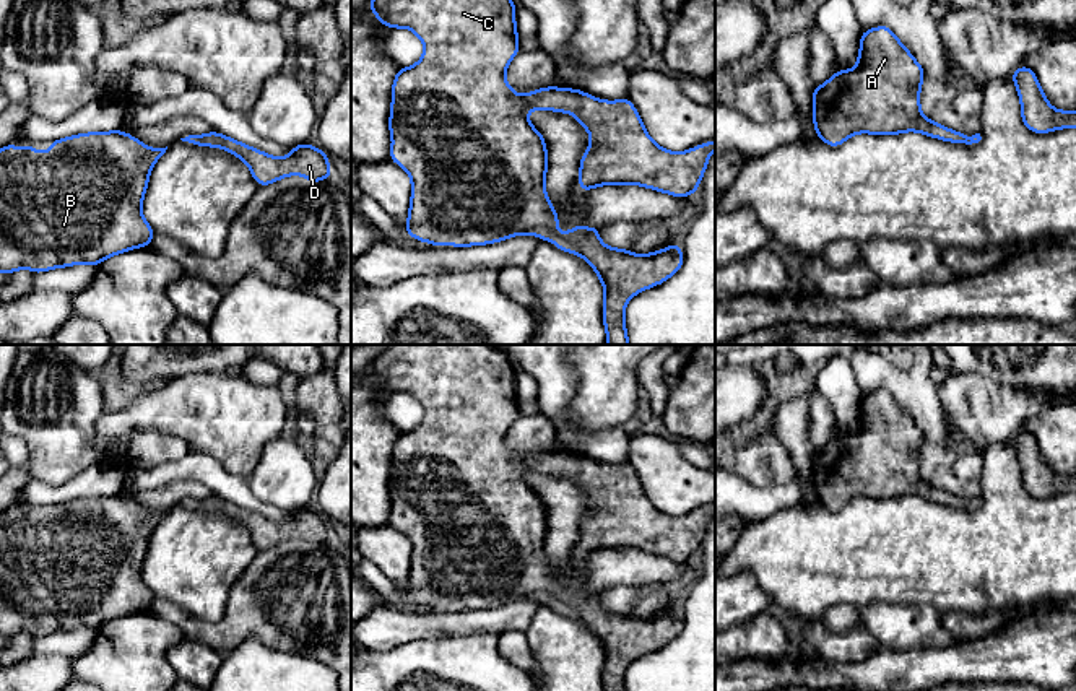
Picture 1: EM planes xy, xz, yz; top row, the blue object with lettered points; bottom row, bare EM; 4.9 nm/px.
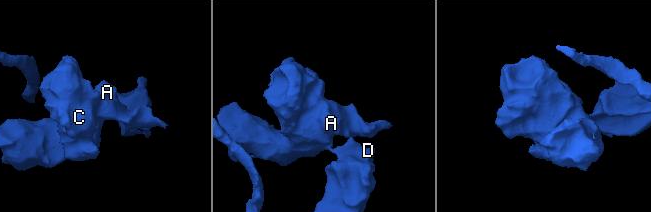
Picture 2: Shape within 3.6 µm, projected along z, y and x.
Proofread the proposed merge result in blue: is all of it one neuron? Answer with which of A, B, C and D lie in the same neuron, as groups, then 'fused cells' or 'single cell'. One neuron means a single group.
A B C D; single cell

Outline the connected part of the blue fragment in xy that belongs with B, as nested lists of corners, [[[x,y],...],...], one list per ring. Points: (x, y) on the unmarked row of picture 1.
[[[119,494],[91,496],[50,504],[50,517],[36,515],[33,509],[18,514],[15,507],[0,512],[0,636],[10,639],[28,632],[34,637],[52,632],[89,628],[151,610],[154,593],[141,576],[150,537],[166,512],[150,512],[138,502]]]

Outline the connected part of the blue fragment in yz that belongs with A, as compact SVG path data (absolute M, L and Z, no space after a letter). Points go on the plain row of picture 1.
M884 389L863 395L853 434L842 434L813 454L813 488L816 499L829 511L840 511L855 498L899 499L918 496L956 509L978 507L980 498L965 501L926 483L920 475L920 452L925 434Z

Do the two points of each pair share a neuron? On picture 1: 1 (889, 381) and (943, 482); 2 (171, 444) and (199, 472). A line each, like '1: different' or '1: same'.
1: same
2: different

